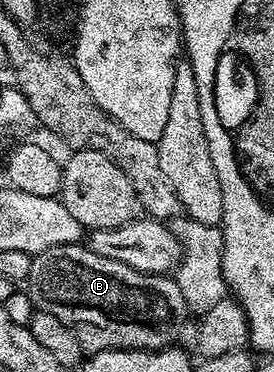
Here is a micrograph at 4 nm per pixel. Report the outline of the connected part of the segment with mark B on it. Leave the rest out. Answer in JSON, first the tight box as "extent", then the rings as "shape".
{"extent":[27,243,187,354],"shape":[[[84,243],[55,246],[36,253],[27,291],[34,309],[55,314],[79,338],[85,354],[155,352],[170,347],[185,324],[187,296],[176,279],[140,272],[123,262],[103,258]]]}

